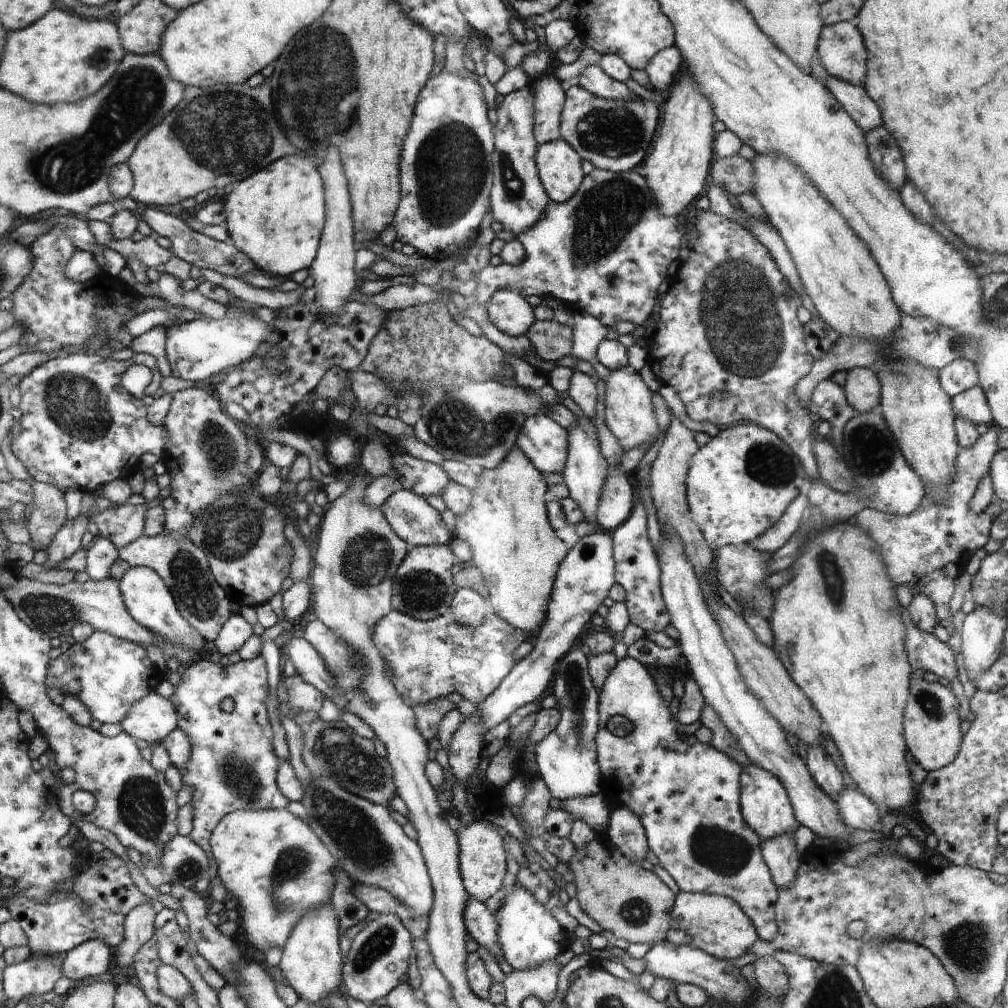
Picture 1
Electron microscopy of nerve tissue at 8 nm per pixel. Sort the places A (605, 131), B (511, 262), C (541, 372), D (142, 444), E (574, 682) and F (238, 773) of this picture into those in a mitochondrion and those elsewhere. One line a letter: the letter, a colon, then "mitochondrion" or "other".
A: mitochondrion
B: other
C: other
D: other
E: mitochondrion
F: mitochondrion

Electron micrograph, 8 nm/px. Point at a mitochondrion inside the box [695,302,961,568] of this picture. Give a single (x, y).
(871, 451)

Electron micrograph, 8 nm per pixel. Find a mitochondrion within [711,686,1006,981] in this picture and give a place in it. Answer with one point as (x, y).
(969, 944)

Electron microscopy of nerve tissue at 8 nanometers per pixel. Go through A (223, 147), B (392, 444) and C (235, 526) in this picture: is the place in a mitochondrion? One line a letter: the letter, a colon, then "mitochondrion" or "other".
A: mitochondrion
B: other
C: mitochondrion

